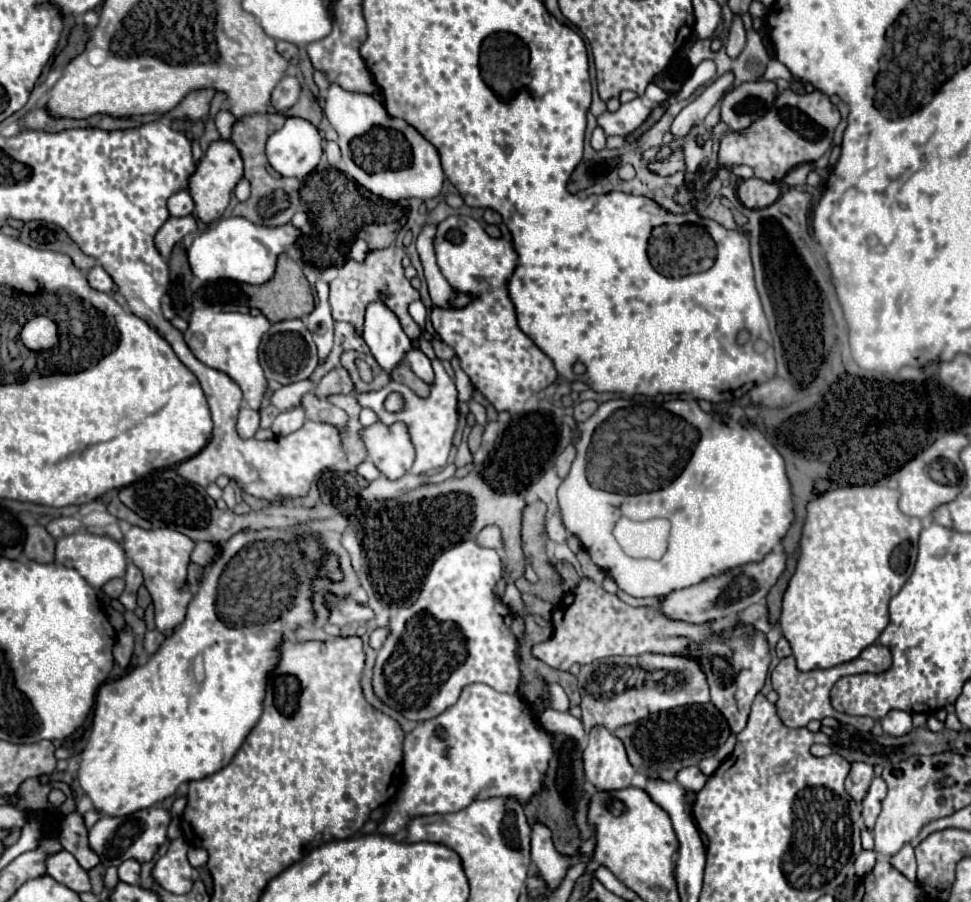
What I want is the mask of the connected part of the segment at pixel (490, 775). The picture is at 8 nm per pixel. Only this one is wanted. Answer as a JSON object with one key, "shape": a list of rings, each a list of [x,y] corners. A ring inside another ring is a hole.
{"shape":[[[471,683],[463,687],[455,707],[447,707],[443,715],[435,719],[421,721],[411,733],[403,739],[403,785],[391,803],[391,811],[387,819],[381,823],[379,833],[385,835],[401,835],[409,821],[421,815],[435,813],[455,813],[467,807],[475,799],[483,797],[507,797],[515,799],[521,805],[527,805],[541,789],[545,781],[545,773],[549,767],[549,759],[553,755],[553,735],[547,733],[529,701],[521,695],[499,693],[485,683]]]}

